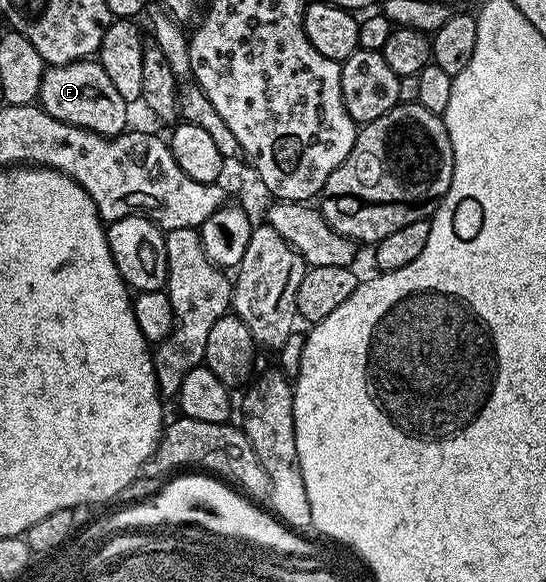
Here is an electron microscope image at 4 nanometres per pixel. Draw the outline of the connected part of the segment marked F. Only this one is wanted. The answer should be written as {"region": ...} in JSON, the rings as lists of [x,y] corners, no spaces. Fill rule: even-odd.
{"region":[[[97,61],[48,66],[43,72],[43,80],[39,85],[37,103],[53,117],[98,135],[108,137],[122,135],[128,126],[128,104],[121,97],[121,93],[117,93],[113,81],[109,81],[105,69]]]}

